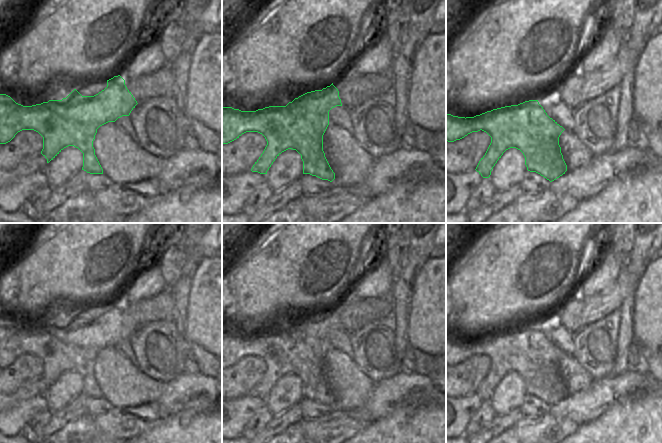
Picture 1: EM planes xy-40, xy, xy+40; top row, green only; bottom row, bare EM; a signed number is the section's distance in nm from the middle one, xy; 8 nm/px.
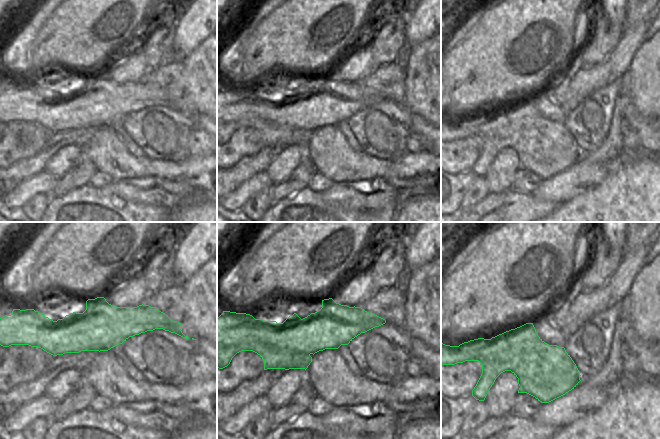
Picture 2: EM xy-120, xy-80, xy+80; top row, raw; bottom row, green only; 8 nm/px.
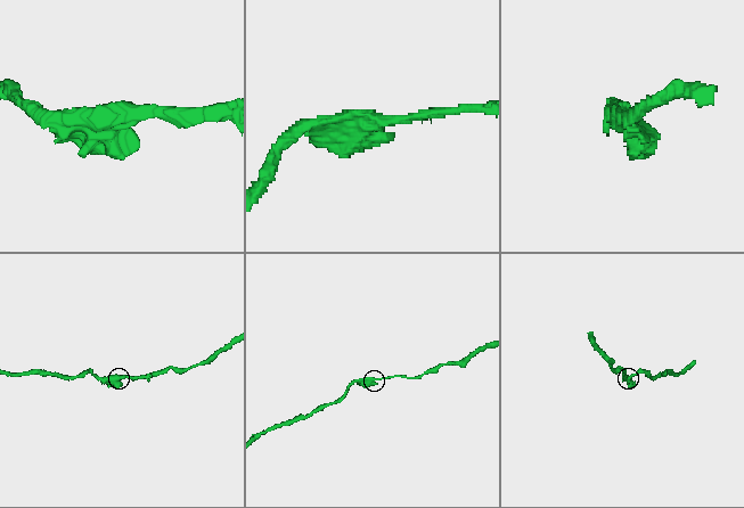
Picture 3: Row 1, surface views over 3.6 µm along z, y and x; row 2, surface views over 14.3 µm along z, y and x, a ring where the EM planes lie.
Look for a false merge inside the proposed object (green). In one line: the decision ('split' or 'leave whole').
leave whole

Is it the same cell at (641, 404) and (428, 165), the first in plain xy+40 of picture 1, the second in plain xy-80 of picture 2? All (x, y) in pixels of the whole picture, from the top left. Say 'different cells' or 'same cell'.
different cells

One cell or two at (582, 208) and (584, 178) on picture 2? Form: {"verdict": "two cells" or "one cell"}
{"verdict": "two cells"}

